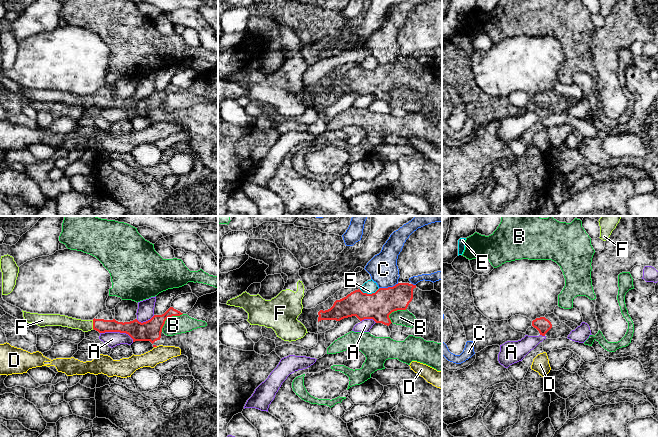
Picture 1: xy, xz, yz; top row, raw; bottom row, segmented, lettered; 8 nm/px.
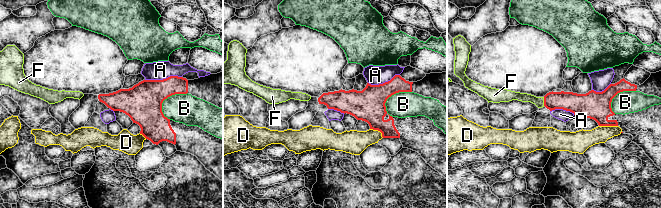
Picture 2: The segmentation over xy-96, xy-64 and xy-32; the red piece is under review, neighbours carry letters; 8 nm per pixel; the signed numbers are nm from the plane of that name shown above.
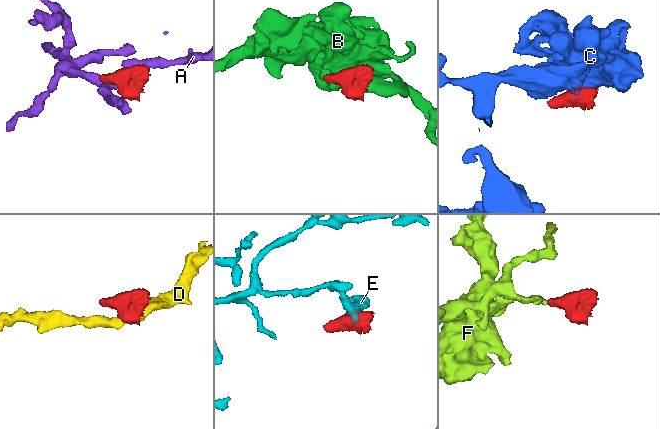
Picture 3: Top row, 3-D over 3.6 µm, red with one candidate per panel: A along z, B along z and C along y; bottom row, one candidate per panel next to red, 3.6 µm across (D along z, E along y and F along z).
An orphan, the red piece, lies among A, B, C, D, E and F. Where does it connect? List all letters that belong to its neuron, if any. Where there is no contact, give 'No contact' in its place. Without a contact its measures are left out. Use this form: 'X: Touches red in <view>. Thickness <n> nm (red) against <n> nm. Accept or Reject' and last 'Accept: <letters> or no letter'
A: Touches red in xy. Thickness 160 nm (red) against 120 nm. Reject
B: Touches red in xy. Thickness 160 nm (red) against 150 nm. Reject
C: Touches red in xz. Thickness 220 nm (red) against 240 nm. Reject
D: Touches red in xy. Thickness 20 nm (red) against 140 nm. Reject
E: Touches red in xz. Thickness 220 nm (red) against 110 nm. Reject
F: Touches red in xy. Thickness 110 nm (red) against 100 nm. Accept
Accept: F

